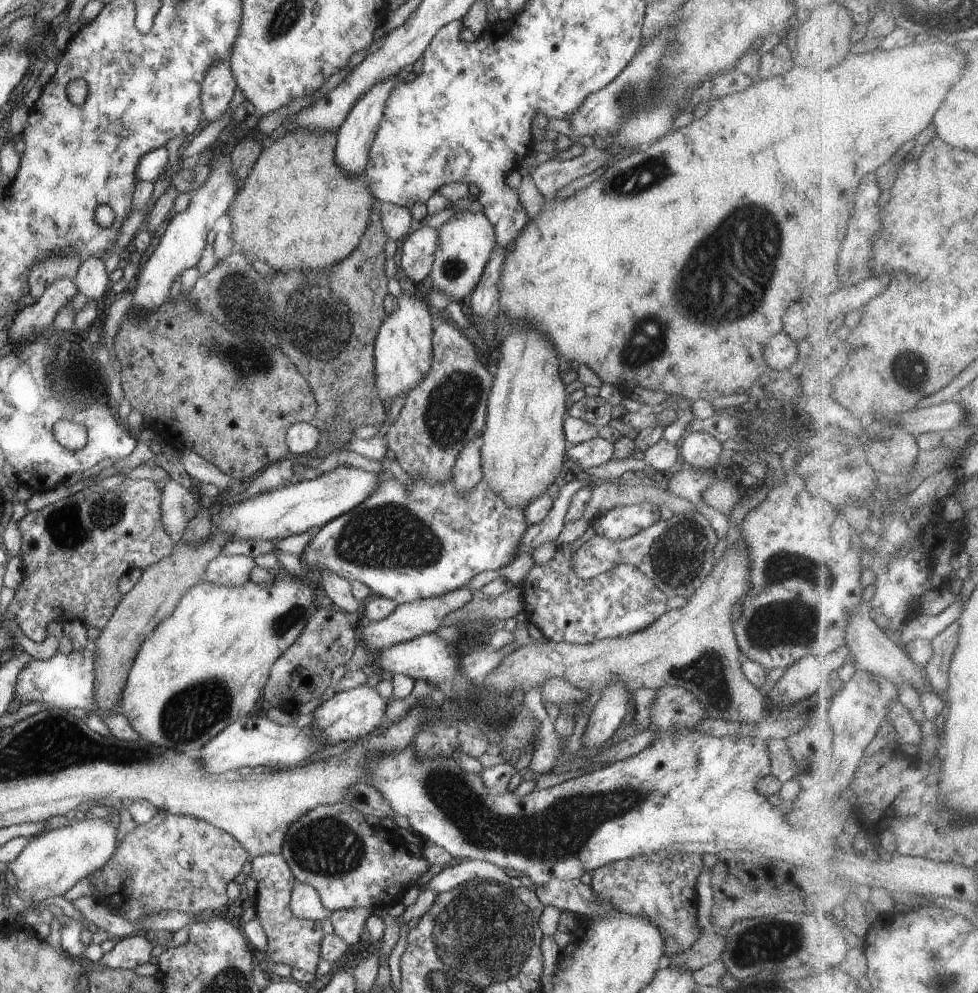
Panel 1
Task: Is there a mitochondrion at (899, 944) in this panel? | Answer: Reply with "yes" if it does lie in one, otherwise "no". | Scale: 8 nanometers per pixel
no

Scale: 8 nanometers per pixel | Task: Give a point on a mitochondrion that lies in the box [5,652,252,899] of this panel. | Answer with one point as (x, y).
(193, 711)

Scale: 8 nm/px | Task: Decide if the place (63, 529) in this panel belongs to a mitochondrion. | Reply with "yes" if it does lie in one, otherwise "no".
yes

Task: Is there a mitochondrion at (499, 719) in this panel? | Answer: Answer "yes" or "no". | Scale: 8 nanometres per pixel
yes

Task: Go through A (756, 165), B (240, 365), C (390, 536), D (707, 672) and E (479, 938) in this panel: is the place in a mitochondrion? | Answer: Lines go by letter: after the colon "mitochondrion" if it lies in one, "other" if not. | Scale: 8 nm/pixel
A: other
B: mitochondrion
C: mitochondrion
D: mitochondrion
E: mitochondrion

